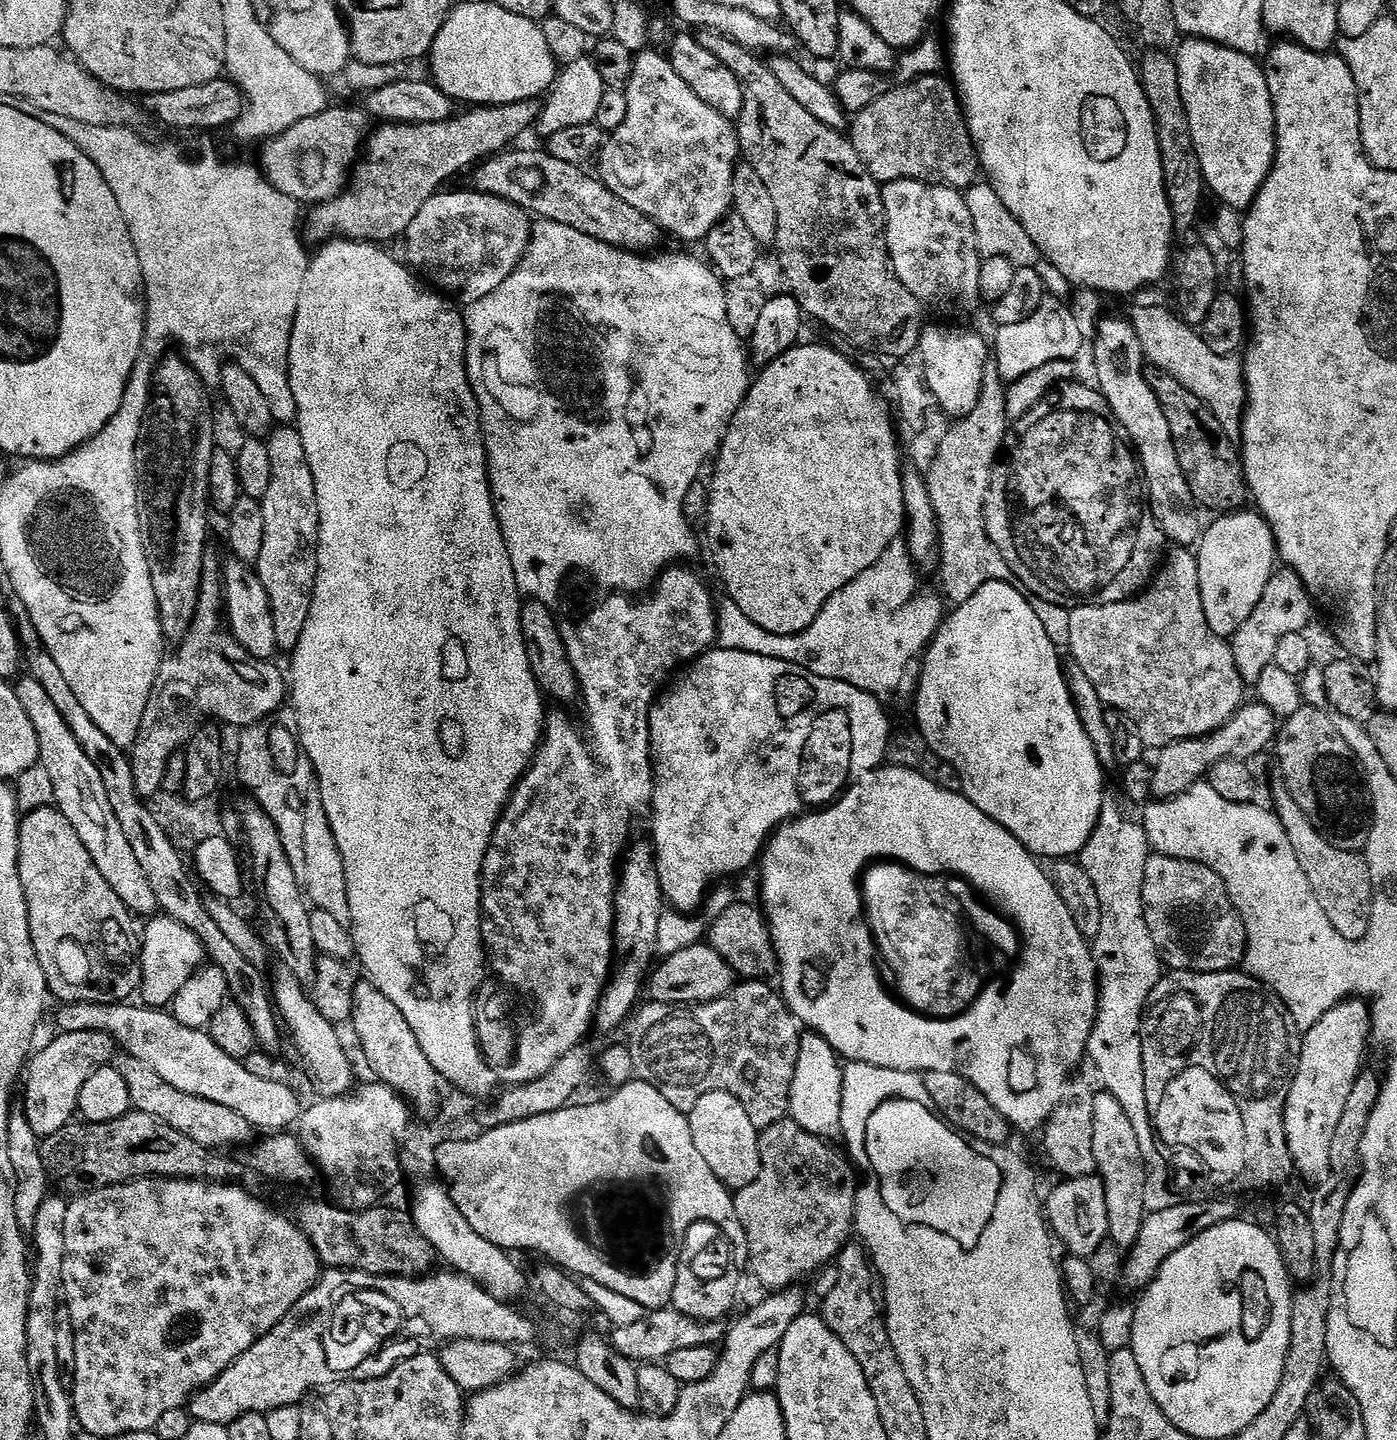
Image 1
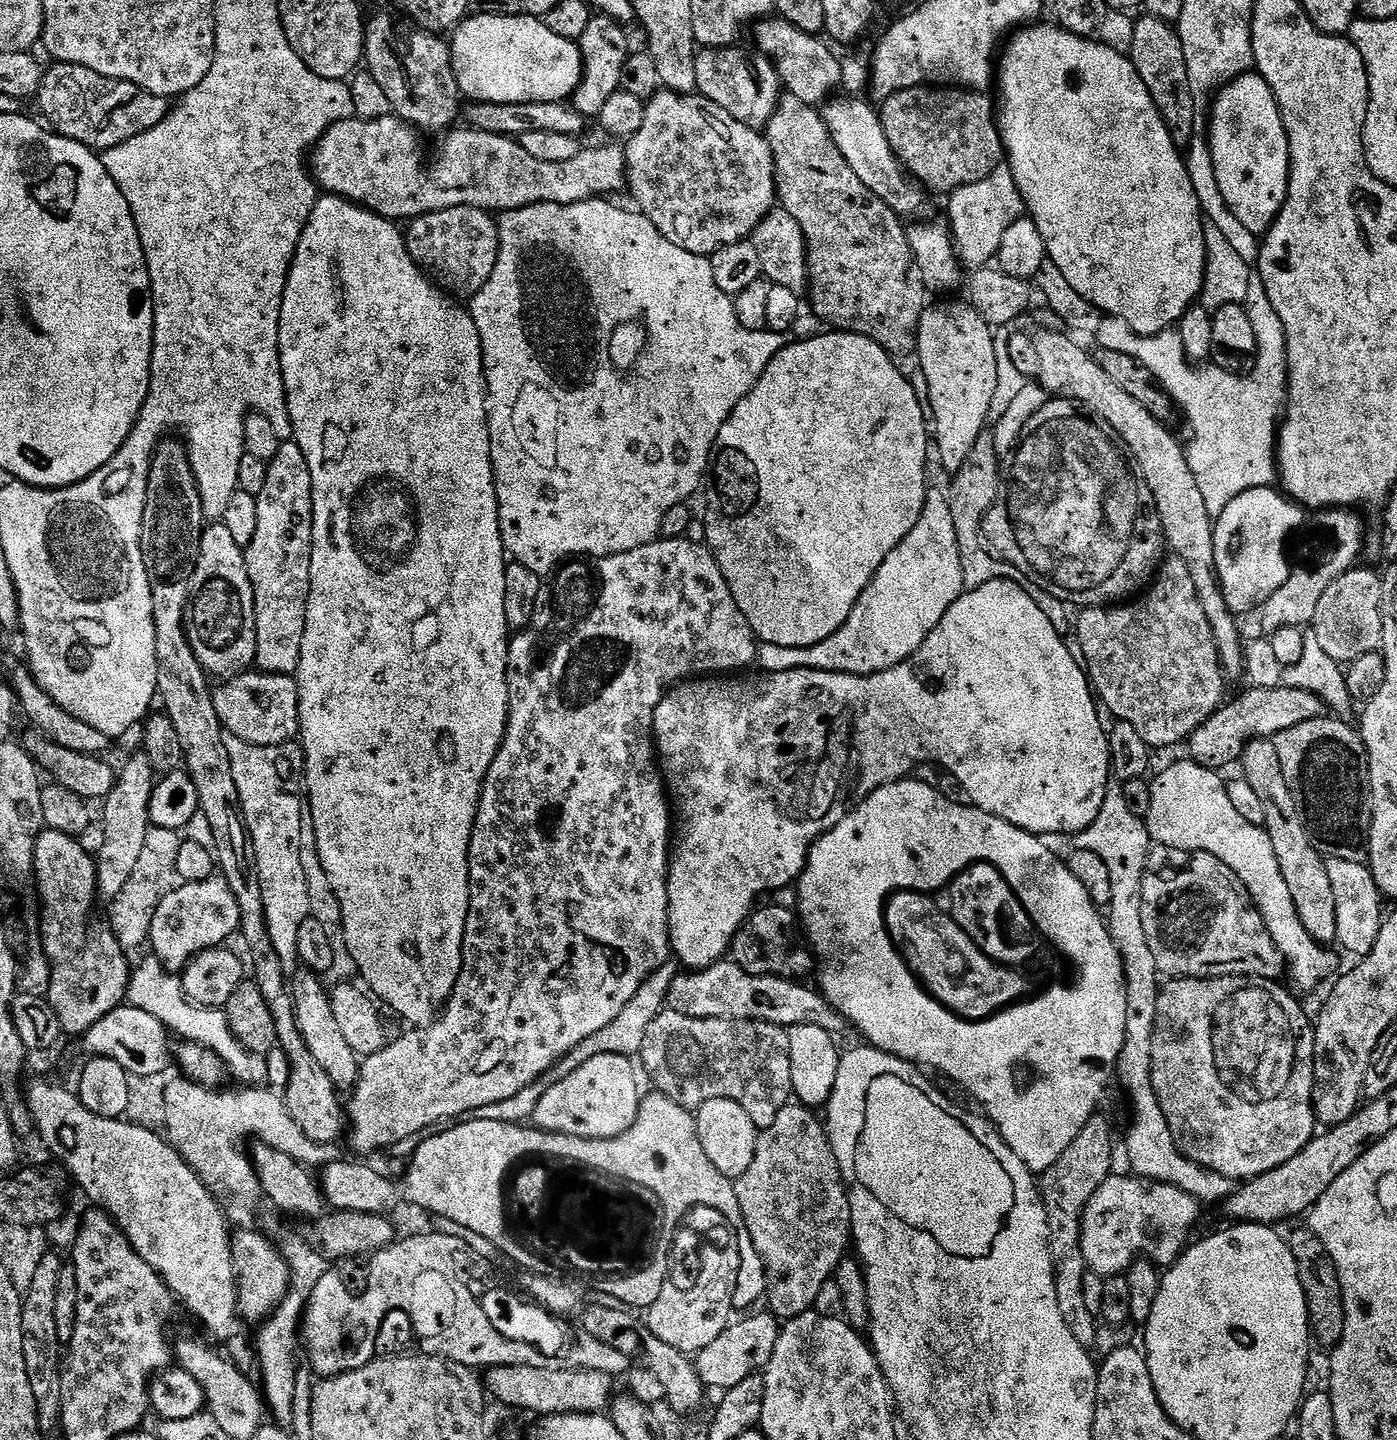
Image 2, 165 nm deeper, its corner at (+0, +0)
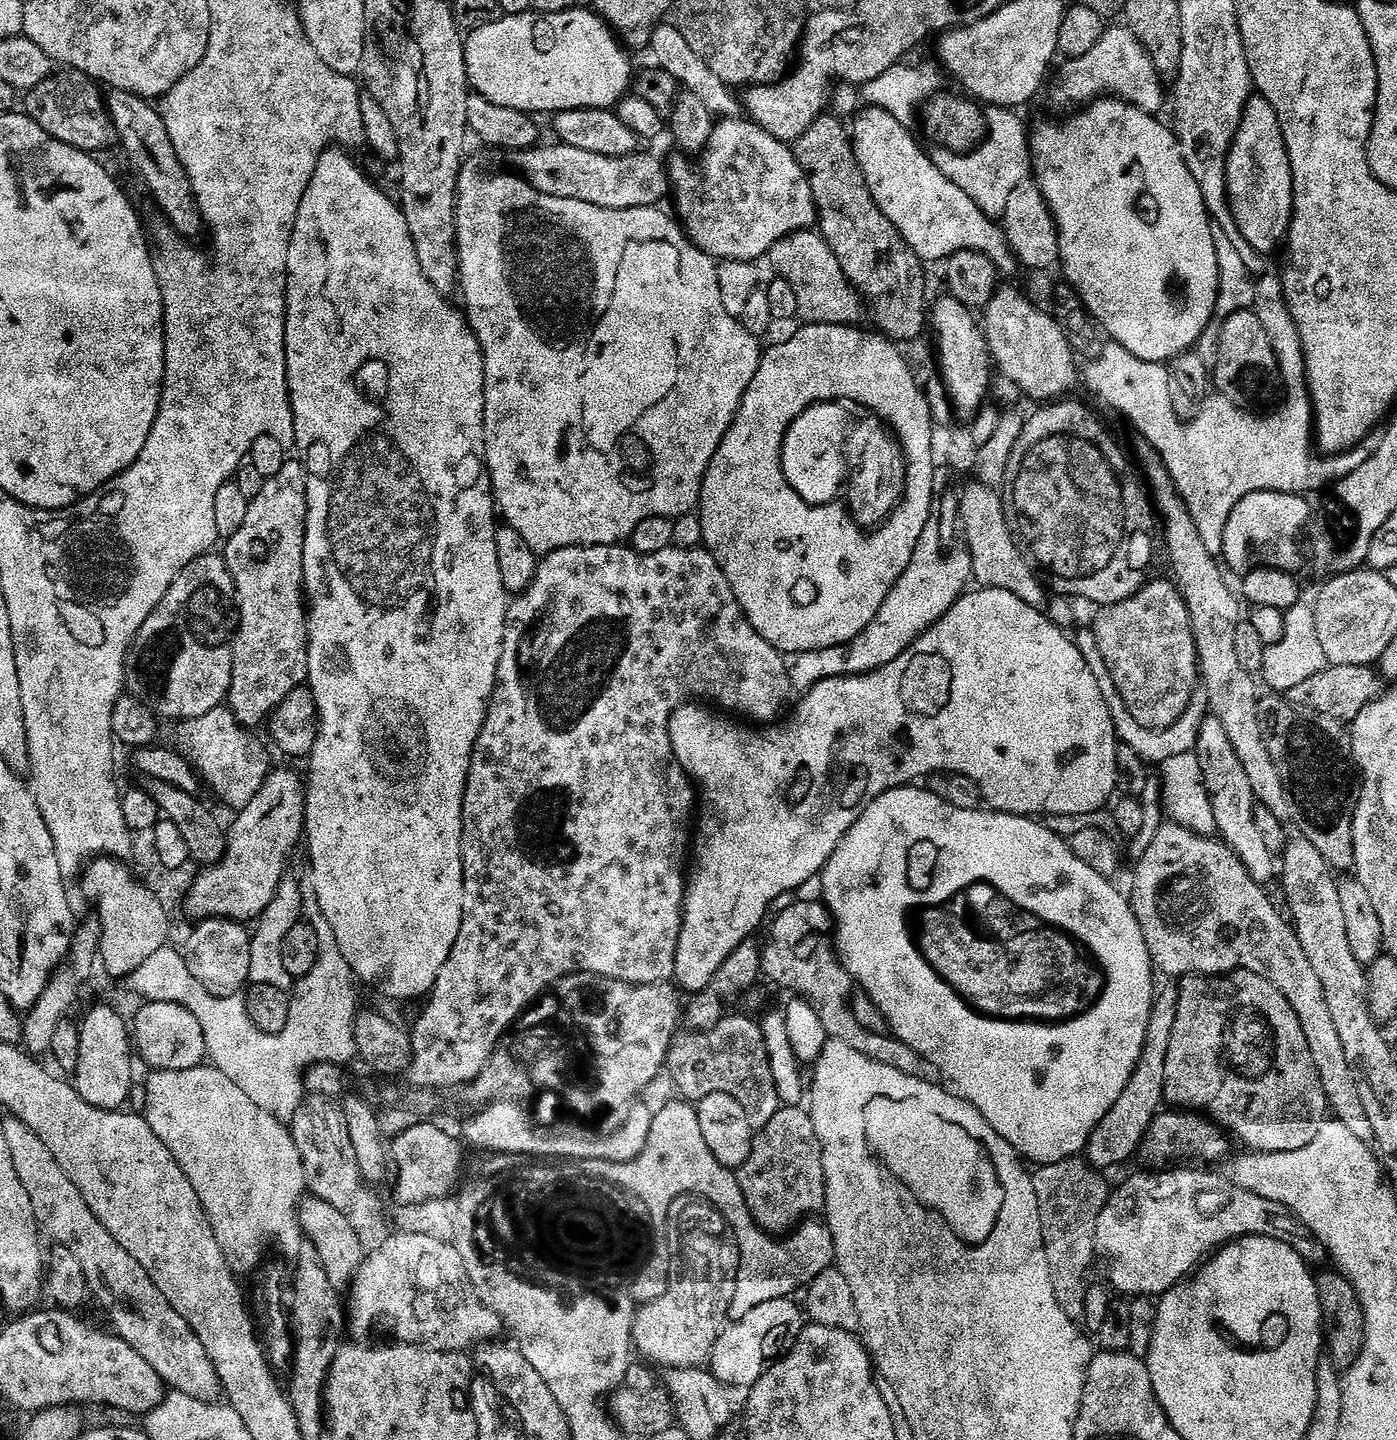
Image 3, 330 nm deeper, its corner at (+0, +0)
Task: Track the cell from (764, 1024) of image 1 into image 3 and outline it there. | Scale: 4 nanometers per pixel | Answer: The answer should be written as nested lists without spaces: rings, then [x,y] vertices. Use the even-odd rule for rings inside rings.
[[[728,1014],[713,1028],[681,1031],[668,1051],[666,1076],[676,1083],[681,1092],[677,1093],[688,1102],[698,1102],[710,1094],[730,1094],[730,1098],[746,1110],[753,1130],[766,1126],[782,1106],[770,1071],[766,1038],[756,1018]]]

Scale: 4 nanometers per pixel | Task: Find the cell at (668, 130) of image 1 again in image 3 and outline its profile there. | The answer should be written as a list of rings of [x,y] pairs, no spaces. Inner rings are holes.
[[[724,118],[713,127],[710,134],[710,142],[704,147],[702,153],[704,161],[700,164],[700,172],[691,164],[689,157],[684,154],[676,154],[672,161],[667,161],[666,171],[668,173],[668,182],[671,191],[676,191],[676,212],[679,223],[685,232],[688,233],[689,240],[704,251],[707,256],[721,260],[751,260],[759,261],[759,256],[767,257],[771,253],[772,247],[775,246],[782,238],[786,238],[792,232],[802,232],[811,229],[817,223],[816,203],[812,200],[812,191],[808,174],[802,170],[802,166],[796,161],[796,153],[789,145],[784,144],[781,140],[775,140],[766,130],[762,130],[757,124],[752,123],[747,118]]]

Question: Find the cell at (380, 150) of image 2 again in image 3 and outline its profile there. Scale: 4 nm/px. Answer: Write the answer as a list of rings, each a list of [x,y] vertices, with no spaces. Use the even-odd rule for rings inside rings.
[[[541,143],[514,156],[520,167],[517,168],[519,175],[530,181],[542,194],[550,194],[554,198],[574,198],[578,202],[590,202],[590,206],[602,206],[610,210],[630,210],[657,207],[664,194],[669,193],[665,165],[659,164],[652,156],[637,154],[608,158],[606,154],[590,154],[575,146],[551,143]]]

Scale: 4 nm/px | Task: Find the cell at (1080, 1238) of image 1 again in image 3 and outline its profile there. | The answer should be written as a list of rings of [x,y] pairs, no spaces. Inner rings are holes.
[[[1176,1166],[1171,1170],[1140,1170],[1137,1176],[1132,1176],[1120,1189],[1113,1191],[1109,1195],[1106,1206],[1102,1210],[1102,1214],[1098,1214],[1098,1230],[1096,1231],[1096,1260],[1098,1264],[1104,1267],[1103,1279],[1121,1297],[1135,1298],[1138,1296],[1147,1296],[1149,1298],[1159,1298],[1168,1292],[1175,1284],[1181,1280],[1191,1277],[1215,1253],[1224,1247],[1225,1244],[1231,1244],[1234,1240],[1240,1240],[1243,1236],[1265,1236],[1266,1238],[1274,1238],[1278,1242],[1286,1242],[1286,1246],[1290,1246],[1309,1266],[1317,1266],[1323,1260],[1329,1259],[1329,1254],[1313,1236],[1311,1230],[1300,1221],[1300,1219],[1292,1213],[1286,1206],[1282,1206],[1278,1202],[1270,1202],[1270,1198],[1258,1198],[1258,1194],[1250,1194],[1250,1190],[1241,1190],[1240,1187],[1234,1186],[1234,1182],[1226,1182],[1226,1178],[1221,1176],[1219,1171],[1204,1170],[1208,1172],[1199,1172],[1196,1166]]]

